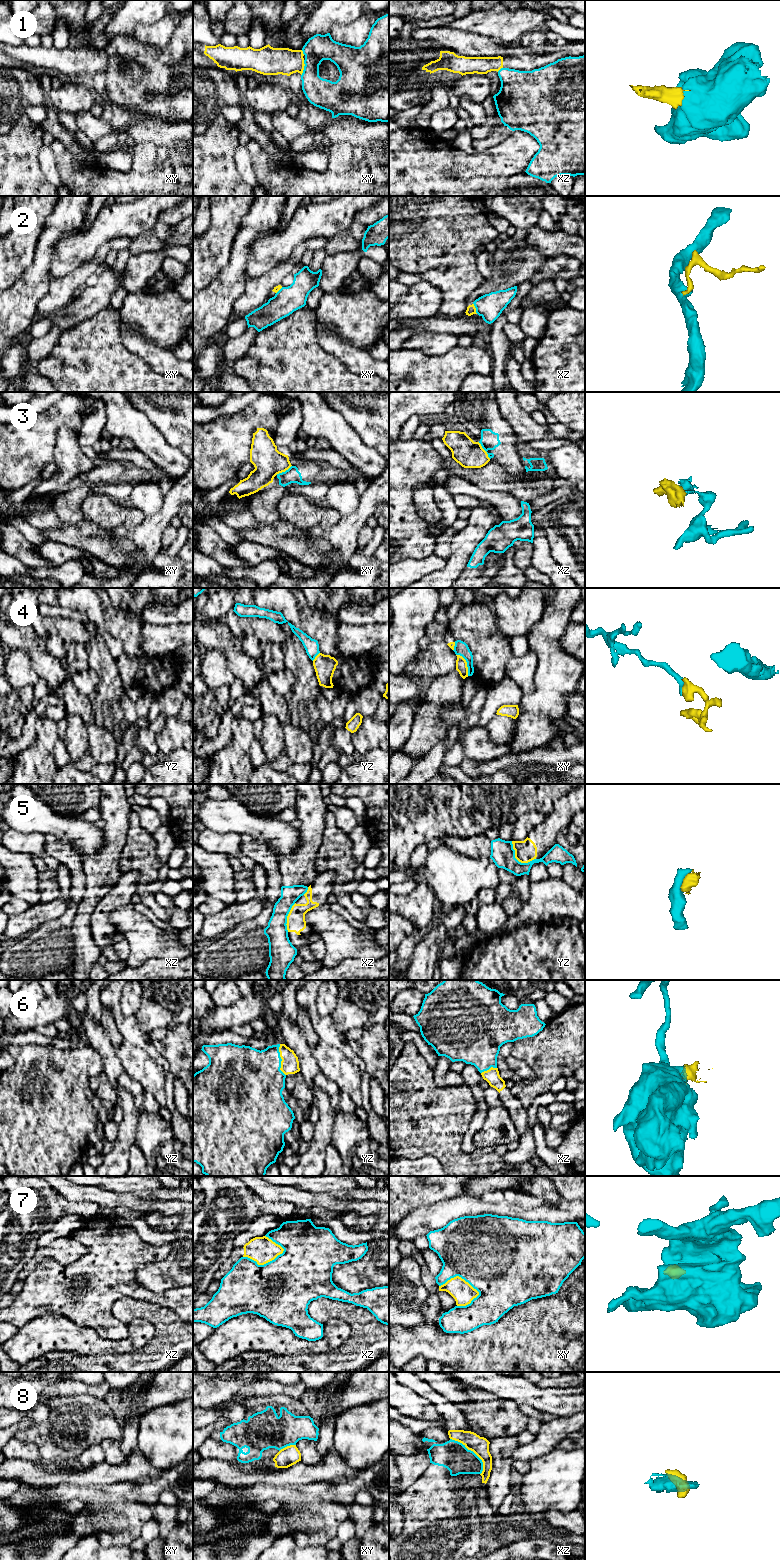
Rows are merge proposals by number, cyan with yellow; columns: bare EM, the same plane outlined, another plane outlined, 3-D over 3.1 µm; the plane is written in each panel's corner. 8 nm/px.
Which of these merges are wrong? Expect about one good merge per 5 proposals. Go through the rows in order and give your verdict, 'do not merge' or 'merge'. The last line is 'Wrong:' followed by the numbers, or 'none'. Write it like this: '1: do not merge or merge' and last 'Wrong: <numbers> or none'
1: do not merge
2: do not merge
3: do not merge
4: merge
5: do not merge
6: merge
7: do not merge
8: do not merge
Wrong: 1, 2, 3, 5, 7, 8

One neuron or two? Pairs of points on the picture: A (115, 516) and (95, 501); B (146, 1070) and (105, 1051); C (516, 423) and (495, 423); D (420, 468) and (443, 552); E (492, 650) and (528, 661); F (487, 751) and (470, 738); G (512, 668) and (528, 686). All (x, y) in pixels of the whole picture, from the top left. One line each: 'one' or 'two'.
A: one
B: two
C: two
D: two
E: two
F: one
G: one

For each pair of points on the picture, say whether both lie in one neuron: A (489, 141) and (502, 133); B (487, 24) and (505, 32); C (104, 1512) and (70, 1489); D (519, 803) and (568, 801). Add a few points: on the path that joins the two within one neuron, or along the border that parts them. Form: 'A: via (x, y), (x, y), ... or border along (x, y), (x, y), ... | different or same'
A: via (492, 139), (499, 135) | same
B: via (491, 24), (497, 24), (501, 28) | same
C: border along (115, 1502), (107, 1504), (90, 1503), (88, 1505) | different
D: border along (567, 794), (559, 798), (553, 809), (545, 816) | different

